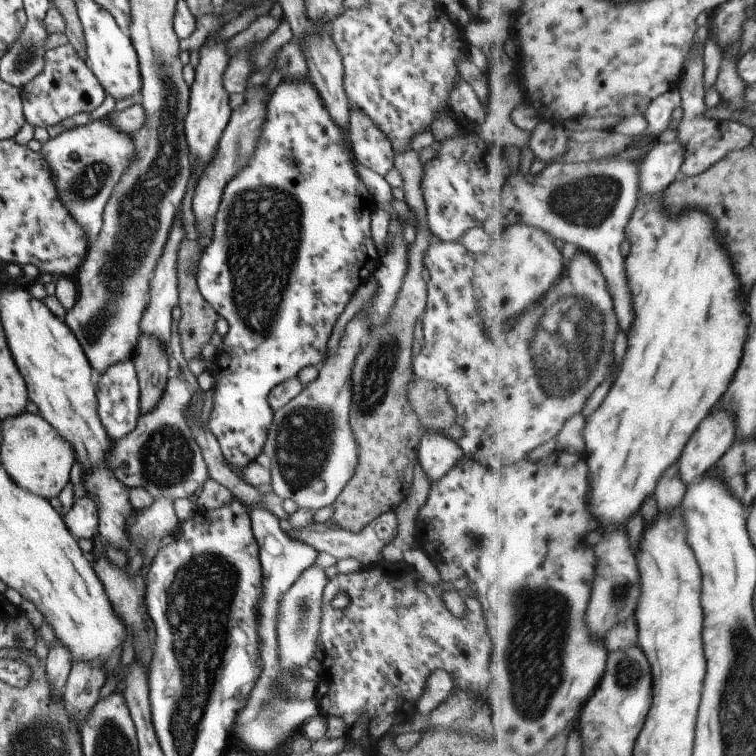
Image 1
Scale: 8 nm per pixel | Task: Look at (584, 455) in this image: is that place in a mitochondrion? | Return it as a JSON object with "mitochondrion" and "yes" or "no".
{"mitochondrion":"no"}

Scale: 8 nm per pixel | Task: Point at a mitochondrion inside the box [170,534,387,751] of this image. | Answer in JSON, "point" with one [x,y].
{"point":[305,608]}

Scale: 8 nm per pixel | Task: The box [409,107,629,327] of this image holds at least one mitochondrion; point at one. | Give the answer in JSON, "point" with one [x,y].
{"point":[587,202]}

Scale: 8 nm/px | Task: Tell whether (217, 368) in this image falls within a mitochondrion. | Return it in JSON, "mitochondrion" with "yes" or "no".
{"mitochondrion":"no"}

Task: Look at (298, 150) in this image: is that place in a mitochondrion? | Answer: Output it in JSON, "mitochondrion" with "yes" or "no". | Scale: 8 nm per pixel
{"mitochondrion":"no"}

